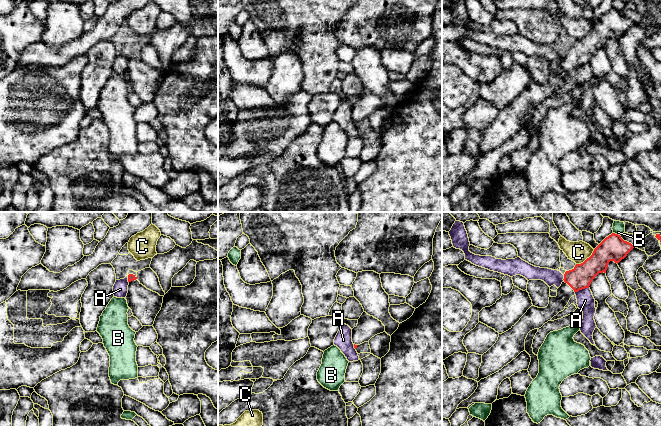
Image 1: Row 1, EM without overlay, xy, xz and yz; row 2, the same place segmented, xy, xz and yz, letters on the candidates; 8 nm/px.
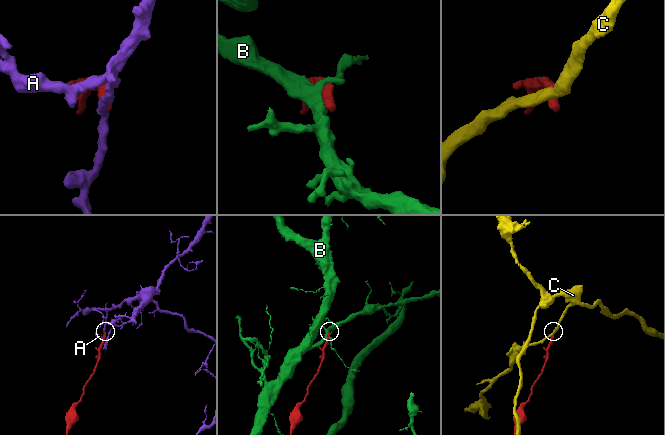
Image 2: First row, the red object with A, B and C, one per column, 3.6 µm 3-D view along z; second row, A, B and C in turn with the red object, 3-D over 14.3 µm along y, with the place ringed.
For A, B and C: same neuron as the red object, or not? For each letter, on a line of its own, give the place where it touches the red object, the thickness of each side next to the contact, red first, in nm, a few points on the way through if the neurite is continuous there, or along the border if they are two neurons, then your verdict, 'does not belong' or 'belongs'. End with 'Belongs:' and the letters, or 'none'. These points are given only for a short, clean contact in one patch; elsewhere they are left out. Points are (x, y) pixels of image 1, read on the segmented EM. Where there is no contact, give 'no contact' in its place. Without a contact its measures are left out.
A: contact yz (581, 289); calibres 180 and 140 nm; border yz (588, 287), (575, 292); does not belong
B: contact yz (616, 234); calibres 200 and 100 nm; does not belong
C: contact yz (587, 258); calibres 200 and 160 nm; border yz (594, 249), (588, 257), (576, 264); does not belong
Belongs: none

